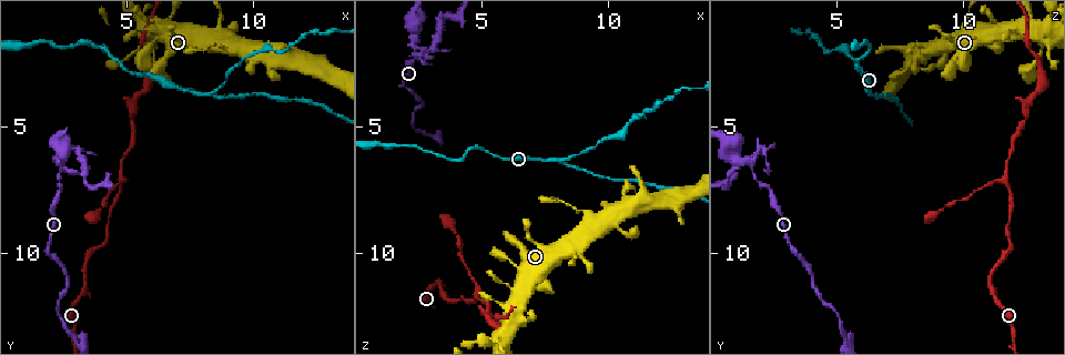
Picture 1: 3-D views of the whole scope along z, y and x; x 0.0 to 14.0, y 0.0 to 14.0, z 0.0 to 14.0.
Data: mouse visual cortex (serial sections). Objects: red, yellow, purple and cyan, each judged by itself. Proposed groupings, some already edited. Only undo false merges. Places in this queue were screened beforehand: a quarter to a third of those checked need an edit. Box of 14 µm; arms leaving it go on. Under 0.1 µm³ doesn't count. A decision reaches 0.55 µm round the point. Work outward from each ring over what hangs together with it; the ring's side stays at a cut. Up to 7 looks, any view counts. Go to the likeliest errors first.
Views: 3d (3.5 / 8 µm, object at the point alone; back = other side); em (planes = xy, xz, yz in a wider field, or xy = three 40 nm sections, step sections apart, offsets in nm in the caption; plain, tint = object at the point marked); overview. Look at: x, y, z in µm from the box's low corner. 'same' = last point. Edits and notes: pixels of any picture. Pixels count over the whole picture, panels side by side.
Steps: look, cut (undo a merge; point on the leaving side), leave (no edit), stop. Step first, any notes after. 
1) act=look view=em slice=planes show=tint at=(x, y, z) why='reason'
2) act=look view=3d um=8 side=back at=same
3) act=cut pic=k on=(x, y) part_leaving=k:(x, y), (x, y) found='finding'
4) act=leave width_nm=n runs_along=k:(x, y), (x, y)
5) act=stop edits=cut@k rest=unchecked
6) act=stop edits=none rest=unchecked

act=look view=3d um=8 side=back at=(8.1, 3.8, 6.3) why='side arm on a straight run'

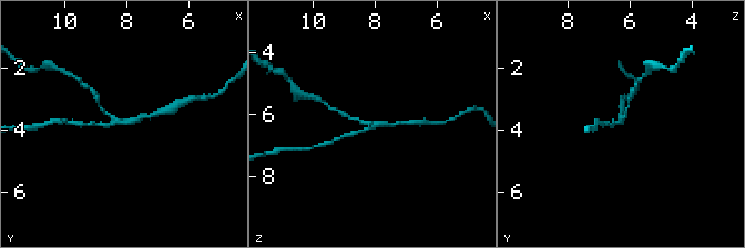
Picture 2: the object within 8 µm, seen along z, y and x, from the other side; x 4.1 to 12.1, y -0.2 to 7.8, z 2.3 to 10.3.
act=look view=3d um=3.5 at=(8.1, 3.8, 6.4)

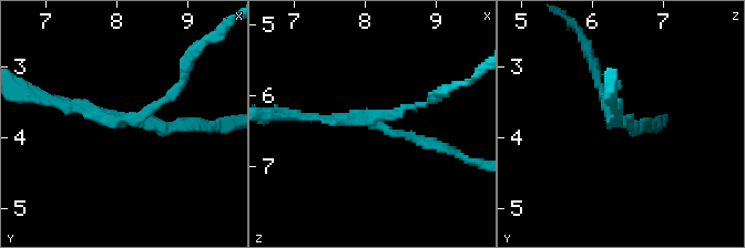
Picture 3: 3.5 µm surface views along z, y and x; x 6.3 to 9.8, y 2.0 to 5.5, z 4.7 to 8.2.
act=look view=em slice=planes show=tint at=(8.15, 3.70, 6.35) arms=3 arm_widths_nm=100,100,150 why='shape alone is not enough'

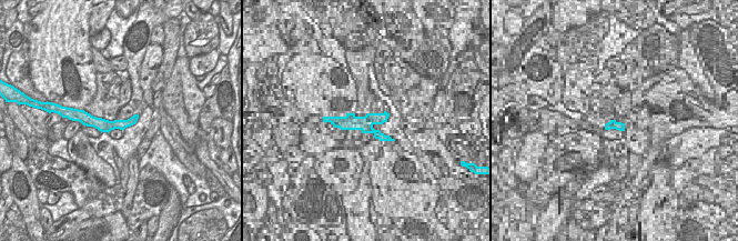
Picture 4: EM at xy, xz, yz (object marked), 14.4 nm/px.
act=cut pic=3 on=(169, 97) part_leaving=3:(92, 111), (140, 117), (184, 78) found='two cells meet here'

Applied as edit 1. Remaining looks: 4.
act=look view=3d um=8 at=(4.8, 7.1, 11.6)

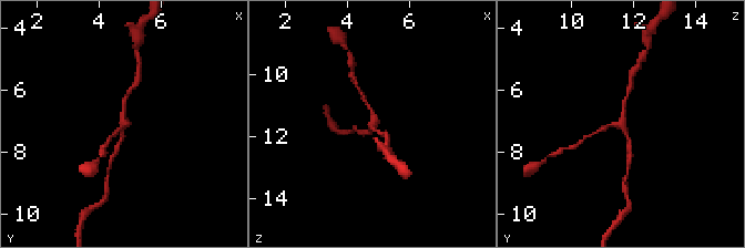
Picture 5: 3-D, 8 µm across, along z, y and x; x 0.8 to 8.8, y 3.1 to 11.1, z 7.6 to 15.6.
act=look view=em slice=planes show=tint at=(4.8, 7.2, 11.6) arms=3 arm_widths_nm=100,150,150 why='need the tissue'

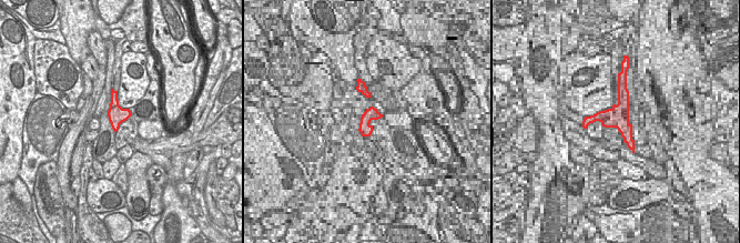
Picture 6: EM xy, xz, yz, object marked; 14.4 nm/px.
act=leave runs_along=5:(115, 153), (123, 136), (128, 93) found='all the same cell'

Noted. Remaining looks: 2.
act=look view=3d um=3.5 at=(6.0, 1.0, 13.2) why='looks like a crossing'

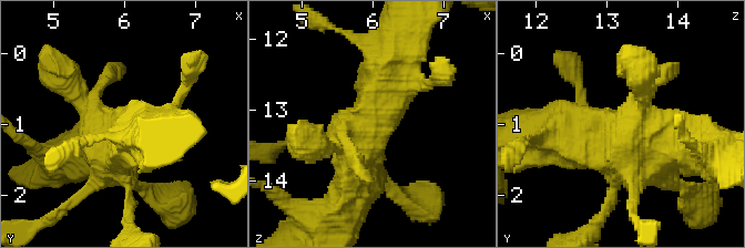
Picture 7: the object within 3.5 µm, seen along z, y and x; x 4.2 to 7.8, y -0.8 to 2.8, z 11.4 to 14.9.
act=look view=em slice=xy step=1 show=tint at=(5.90, 1.05, 13.20) why='now the EM'

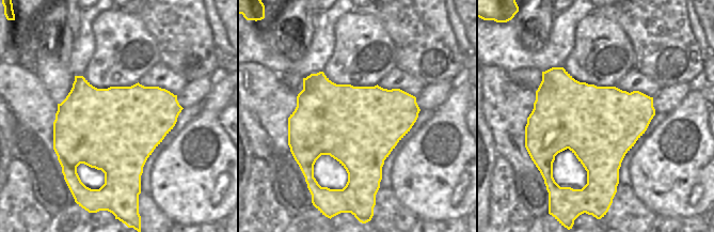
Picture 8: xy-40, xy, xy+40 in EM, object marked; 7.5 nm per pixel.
act=leave runs_along=7:(401, 37), (360, 151) found='continuous, no second cell'

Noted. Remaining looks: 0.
act=stop edits=cut@3 rest=unchecked

